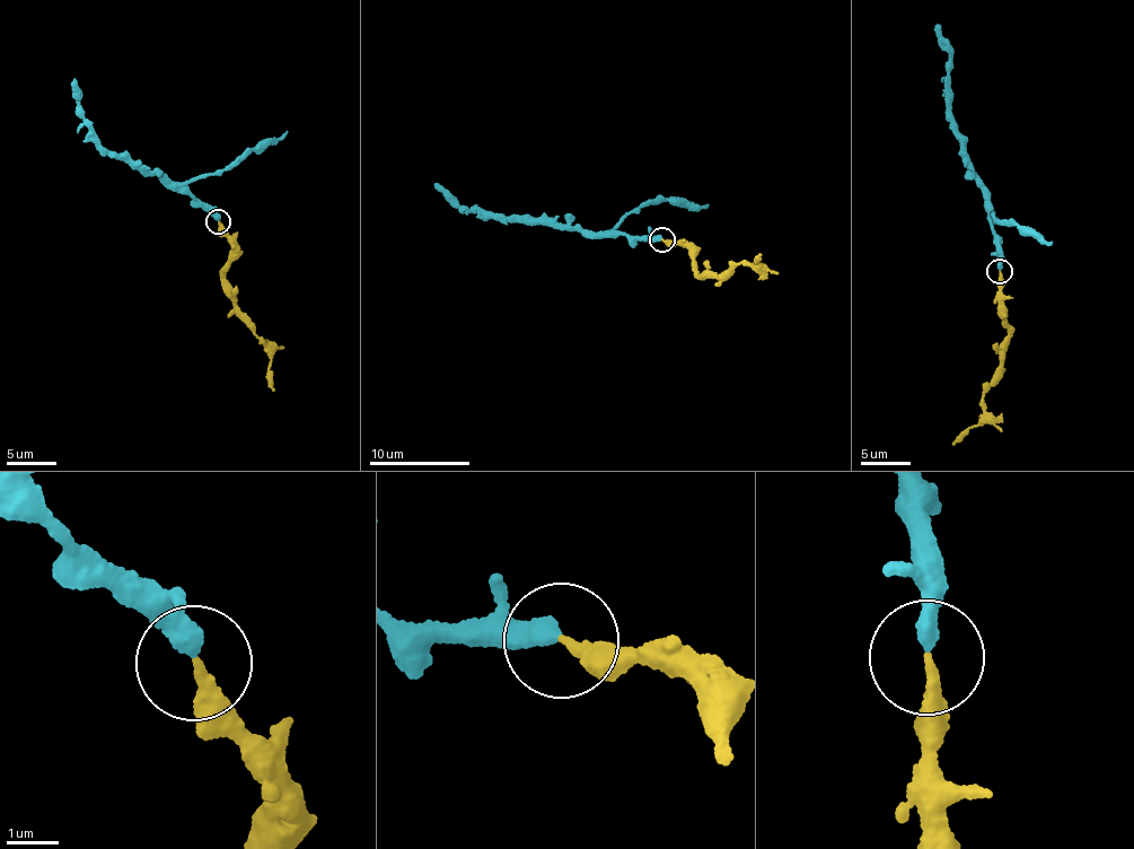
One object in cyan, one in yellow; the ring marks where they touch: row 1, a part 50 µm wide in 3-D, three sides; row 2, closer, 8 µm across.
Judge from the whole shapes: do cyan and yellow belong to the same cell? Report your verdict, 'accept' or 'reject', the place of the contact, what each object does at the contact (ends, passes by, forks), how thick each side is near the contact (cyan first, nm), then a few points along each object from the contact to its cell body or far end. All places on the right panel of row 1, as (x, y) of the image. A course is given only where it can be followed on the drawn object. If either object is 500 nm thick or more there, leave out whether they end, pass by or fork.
accept | (1000, 271) | cyan ends | yellow ends | 360/260 nm | cyan via (1000, 270), (985, 200), (951, 110), (947, 81), (950, 44), (937, 25) | yellow via (1000, 271), (1001, 303), (1009, 344), (986, 387), (982, 418), (954, 445)

